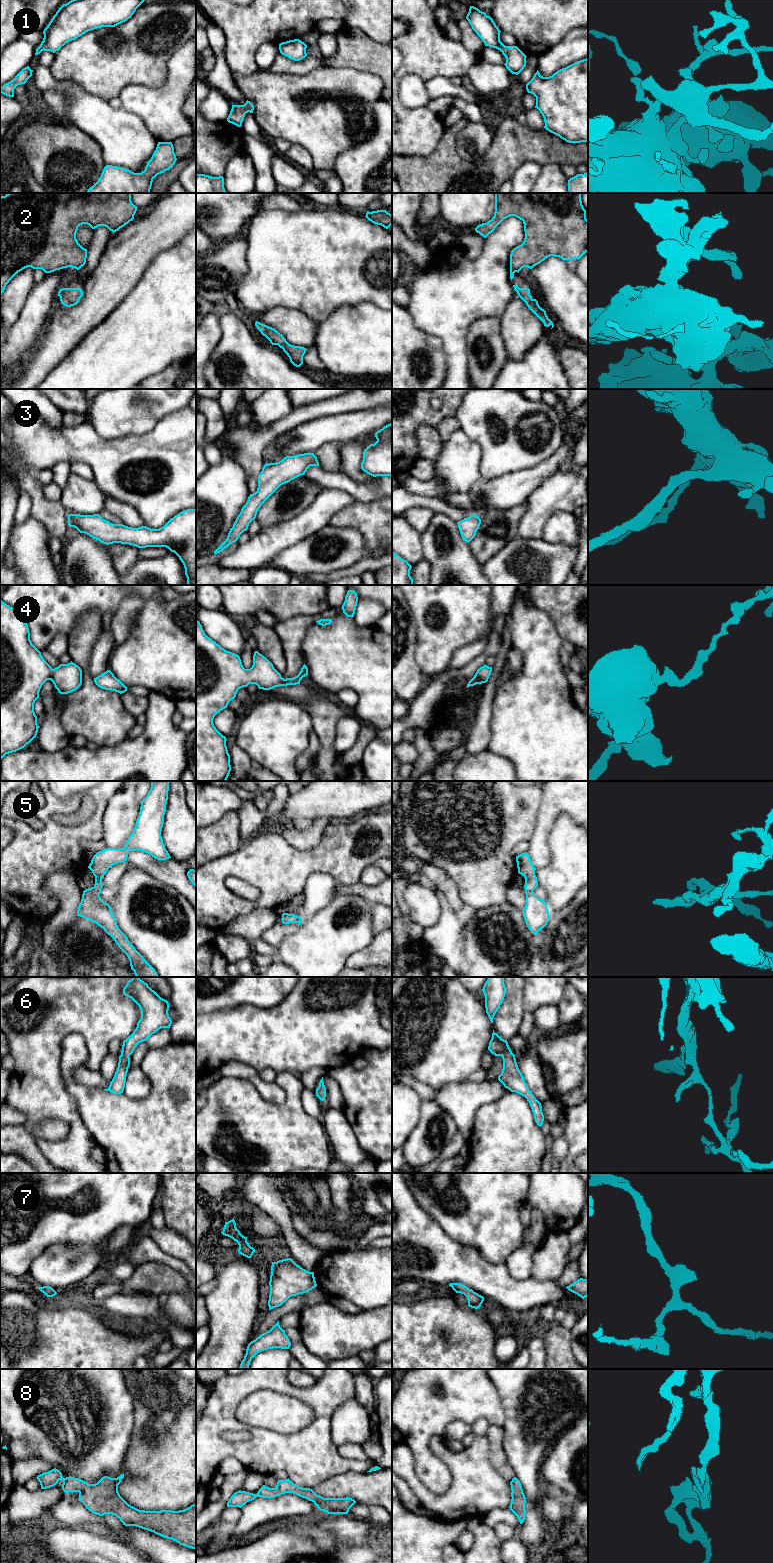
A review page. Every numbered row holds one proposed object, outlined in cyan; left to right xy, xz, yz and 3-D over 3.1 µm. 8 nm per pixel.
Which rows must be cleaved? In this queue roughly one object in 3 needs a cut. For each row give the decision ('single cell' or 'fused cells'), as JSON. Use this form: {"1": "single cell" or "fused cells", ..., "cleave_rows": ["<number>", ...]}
{"1": "single cell", "2": "single cell", "3": "single cell", "4": "single cell", "5": "single cell", "6": "single cell", "7": "single cell", "8": "single cell", "cleave_rows": []}

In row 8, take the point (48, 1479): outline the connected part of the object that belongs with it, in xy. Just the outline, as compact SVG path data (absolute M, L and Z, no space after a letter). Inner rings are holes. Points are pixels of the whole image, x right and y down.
M56 1468L37 1476L41 1489L53 1487L62 1479L63 1491L78 1492L80 1501L96 1515L115 1515L125 1526L154 1532L196 1550L196 1503L179 1511L139 1510L120 1496L118 1485L123 1478L124 1474L117 1478L104 1476L97 1483L88 1484L79 1478L64 1478Z

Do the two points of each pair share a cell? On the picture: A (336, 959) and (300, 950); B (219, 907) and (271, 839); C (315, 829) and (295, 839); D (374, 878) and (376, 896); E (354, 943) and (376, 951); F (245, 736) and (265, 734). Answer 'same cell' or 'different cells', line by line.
A: same cell
B: same cell
C: same cell
D: different cells
E: different cells
F: same cell

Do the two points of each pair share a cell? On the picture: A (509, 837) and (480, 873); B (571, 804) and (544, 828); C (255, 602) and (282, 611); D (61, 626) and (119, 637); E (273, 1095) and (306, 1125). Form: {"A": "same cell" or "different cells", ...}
{"A": "same cell", "B": "same cell", "C": "same cell", "D": "different cells", "E": "different cells"}

